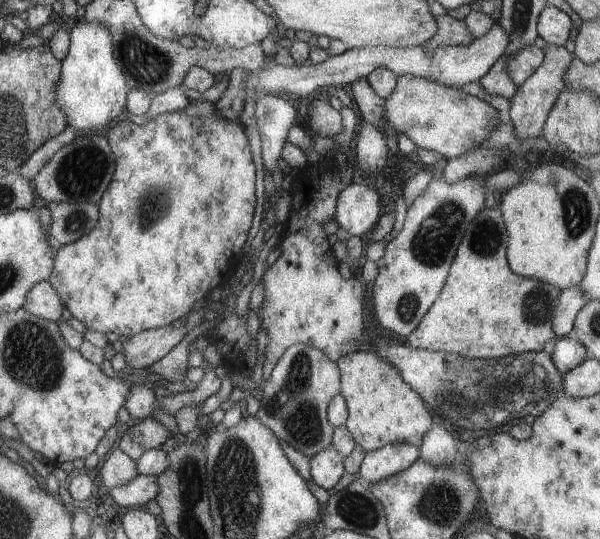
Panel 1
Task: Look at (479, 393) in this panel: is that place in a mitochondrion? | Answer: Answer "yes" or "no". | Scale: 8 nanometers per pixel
yes

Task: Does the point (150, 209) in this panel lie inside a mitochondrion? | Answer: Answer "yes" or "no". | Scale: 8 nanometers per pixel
yes

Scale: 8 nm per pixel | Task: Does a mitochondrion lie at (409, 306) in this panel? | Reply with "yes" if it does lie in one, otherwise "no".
yes

